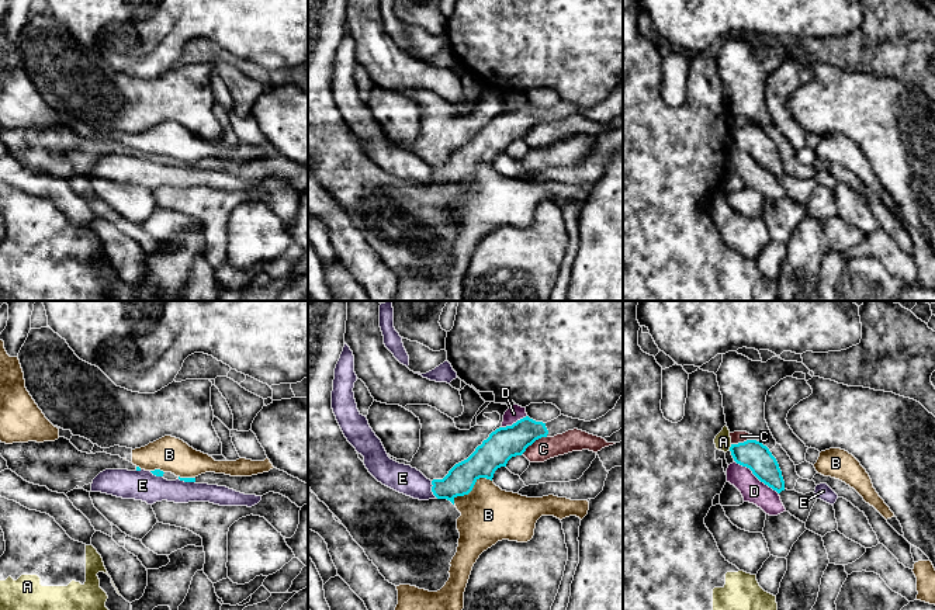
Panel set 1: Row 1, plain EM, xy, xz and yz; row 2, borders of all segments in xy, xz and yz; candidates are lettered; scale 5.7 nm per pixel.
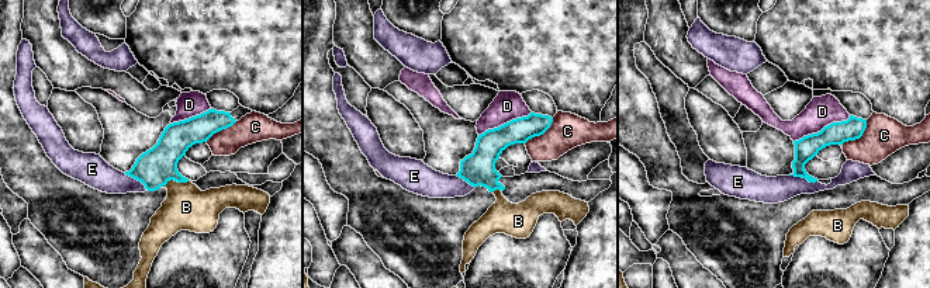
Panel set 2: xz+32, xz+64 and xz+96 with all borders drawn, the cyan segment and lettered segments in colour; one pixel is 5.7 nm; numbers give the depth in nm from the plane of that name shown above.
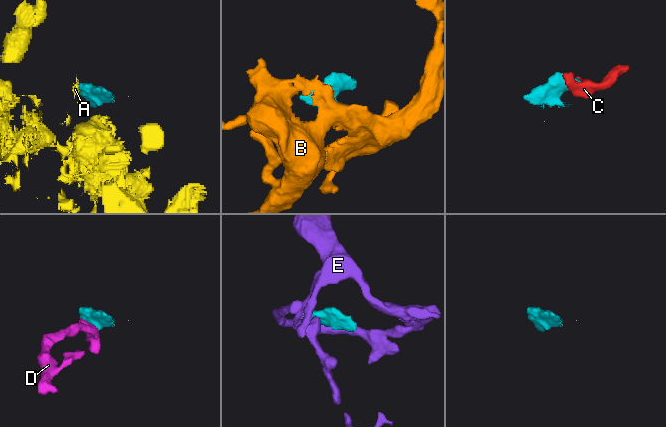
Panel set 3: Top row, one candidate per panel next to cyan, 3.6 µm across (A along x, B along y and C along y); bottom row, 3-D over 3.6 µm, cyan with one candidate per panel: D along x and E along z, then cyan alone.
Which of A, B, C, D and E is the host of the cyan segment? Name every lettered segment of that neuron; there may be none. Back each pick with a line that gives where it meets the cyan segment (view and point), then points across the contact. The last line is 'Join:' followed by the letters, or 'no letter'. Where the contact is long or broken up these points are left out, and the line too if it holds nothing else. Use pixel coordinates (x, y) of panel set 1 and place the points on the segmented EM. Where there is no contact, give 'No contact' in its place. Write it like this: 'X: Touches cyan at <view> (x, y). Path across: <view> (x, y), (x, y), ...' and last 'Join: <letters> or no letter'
Join: no letter

